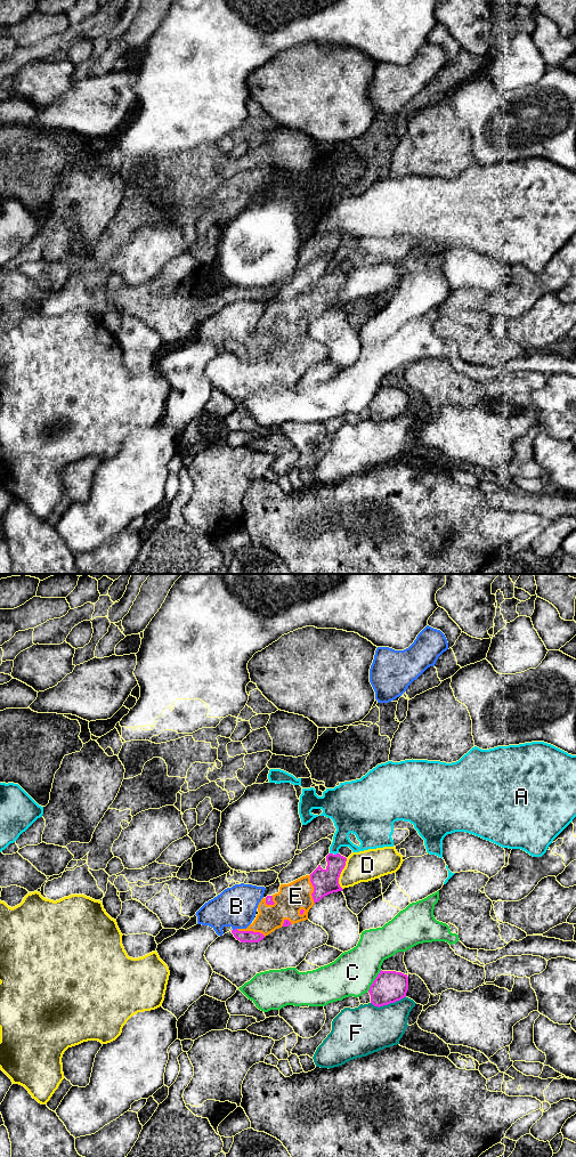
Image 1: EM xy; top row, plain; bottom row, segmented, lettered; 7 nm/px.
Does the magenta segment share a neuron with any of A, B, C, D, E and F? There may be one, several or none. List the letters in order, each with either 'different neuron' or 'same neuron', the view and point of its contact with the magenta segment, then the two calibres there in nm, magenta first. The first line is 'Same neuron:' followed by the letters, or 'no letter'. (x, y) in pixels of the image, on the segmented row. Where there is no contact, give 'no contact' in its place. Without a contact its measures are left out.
Same neuron: E
A: different neuron; meets magenta in xy at (337, 854); 180 nm thick on the magenta side, 180 nm on the other
B: different neuron; meets magenta in xy at (235, 929); 80 nm thick on the magenta side, 280 nm on the other
C: different neuron; meets magenta in xy at (374, 980); 220 nm thick on the magenta side, 300 nm on the other
D: different neuron; meets magenta in xy at (340, 873); 180 nm thick on the magenta side, 220 nm on the other
E: same neuron; meets magenta in xy at (251, 931); 80 nm thick on the magenta side, 180 nm on the other
F: different neuron; meets magenta in xy at (388, 1003); 220 nm thick on the magenta side, 340 nm on the other

